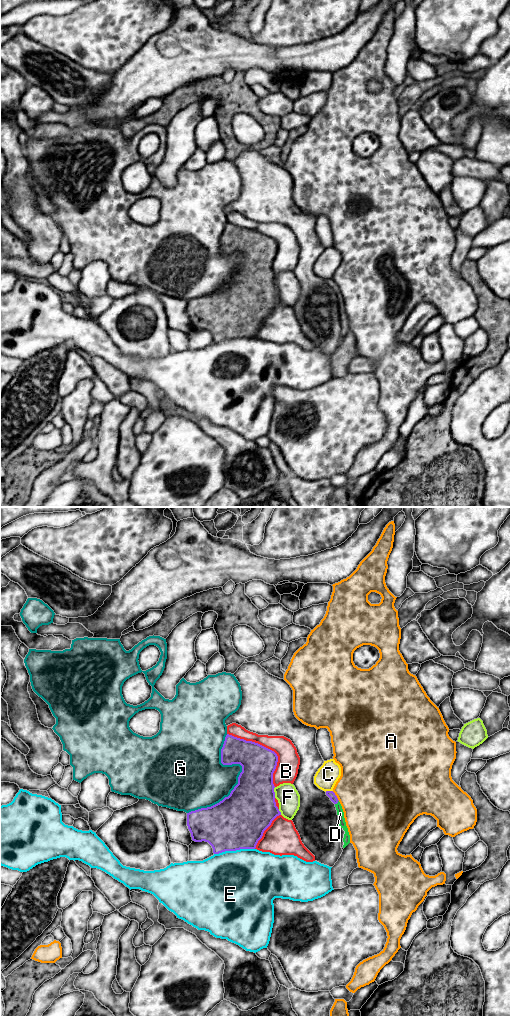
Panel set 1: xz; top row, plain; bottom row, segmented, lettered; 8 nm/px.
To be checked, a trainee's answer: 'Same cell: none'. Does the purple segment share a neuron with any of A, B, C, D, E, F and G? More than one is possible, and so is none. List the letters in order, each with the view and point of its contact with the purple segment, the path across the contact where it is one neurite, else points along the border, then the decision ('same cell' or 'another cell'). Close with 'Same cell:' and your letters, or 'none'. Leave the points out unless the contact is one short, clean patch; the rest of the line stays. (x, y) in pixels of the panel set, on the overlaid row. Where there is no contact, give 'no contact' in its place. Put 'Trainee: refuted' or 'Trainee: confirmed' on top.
Trainee: refuted
A: contact xz (336, 796); another cell
B: contact xz (267, 748); another cell
C: contact xz (328, 791); another cell
D: contact xz (337, 802); way xz (330, 794), (337, 802), (340, 813); same cell
E: contact xz (234, 850); border xz (254, 848), (225, 850), (214, 854); another cell
F: contact xz (274, 792); another cell
G: contact xz (238, 777); another cell
Same cell: D

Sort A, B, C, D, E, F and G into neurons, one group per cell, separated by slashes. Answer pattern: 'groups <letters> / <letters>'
groups A / B / C / D / E / F / G

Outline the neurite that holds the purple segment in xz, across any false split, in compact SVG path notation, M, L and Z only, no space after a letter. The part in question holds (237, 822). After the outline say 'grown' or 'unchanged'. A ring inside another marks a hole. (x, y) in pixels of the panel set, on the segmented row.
M227 734L221 749L223 765L240 764L242 772L238 784L228 797L219 803L187 813L187 826L195 842L208 842L214 854L240 849L255 849L264 831L281 812L276 806L273 773L278 762L277 754L252 741Z | unchanged

